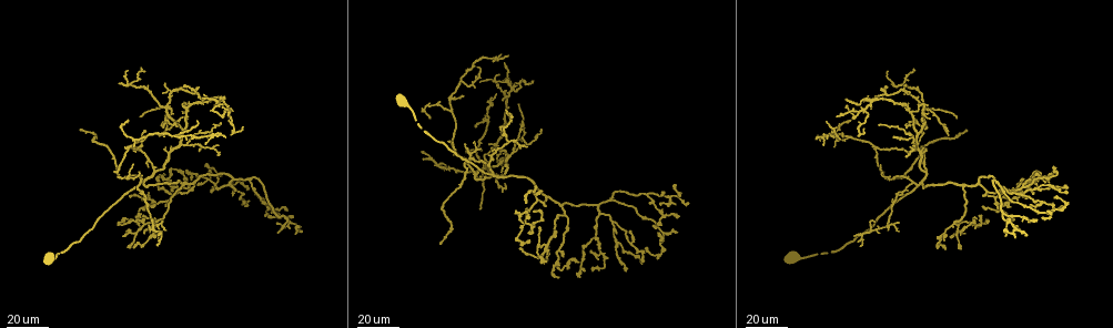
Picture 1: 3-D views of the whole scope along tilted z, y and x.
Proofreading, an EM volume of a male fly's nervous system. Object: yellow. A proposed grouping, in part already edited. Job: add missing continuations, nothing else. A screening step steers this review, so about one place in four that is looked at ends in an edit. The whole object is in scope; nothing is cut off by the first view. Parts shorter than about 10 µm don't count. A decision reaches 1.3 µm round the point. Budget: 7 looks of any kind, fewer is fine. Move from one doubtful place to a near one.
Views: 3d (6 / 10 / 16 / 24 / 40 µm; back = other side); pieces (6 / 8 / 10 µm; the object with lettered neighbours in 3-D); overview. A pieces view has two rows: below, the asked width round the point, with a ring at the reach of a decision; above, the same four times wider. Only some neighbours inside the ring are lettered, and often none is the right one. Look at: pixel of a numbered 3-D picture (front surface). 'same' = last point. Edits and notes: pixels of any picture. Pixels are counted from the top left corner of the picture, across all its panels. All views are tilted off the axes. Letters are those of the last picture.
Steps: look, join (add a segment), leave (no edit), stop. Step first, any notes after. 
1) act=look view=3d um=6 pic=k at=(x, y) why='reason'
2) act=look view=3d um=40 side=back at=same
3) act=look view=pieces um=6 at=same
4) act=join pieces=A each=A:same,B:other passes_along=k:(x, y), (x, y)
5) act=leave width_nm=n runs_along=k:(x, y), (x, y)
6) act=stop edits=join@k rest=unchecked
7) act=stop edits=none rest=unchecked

act=look view=3d um=40 pic=1 at=(140, 116) why='end of a long branch'

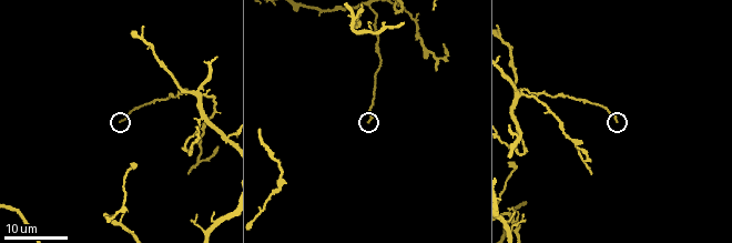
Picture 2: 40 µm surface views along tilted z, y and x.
act=look view=pieces um=10 pic=2 at=(616, 123)

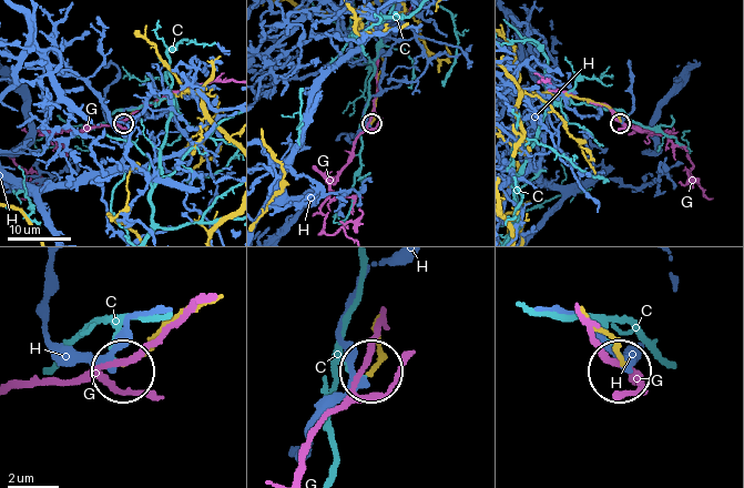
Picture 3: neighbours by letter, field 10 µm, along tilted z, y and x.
act=leave each=C:other,G:other,H:other runs_along=3:(212, 298), (165, 326), (129, 362) found='none of them fits'

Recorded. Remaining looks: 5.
act=look view=3d um=24 pic=2 at=(592, 175) why='tapers out'

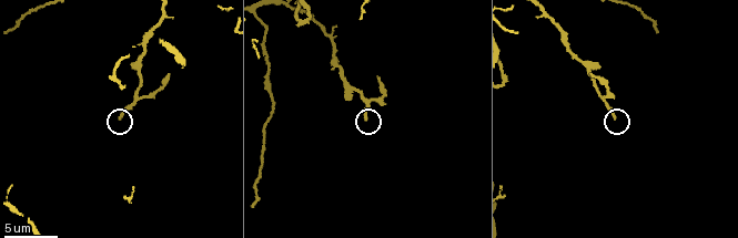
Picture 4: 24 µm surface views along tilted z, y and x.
act=look view=pieces um=8 pic=4 at=(365, 118) why='see the neighbours'

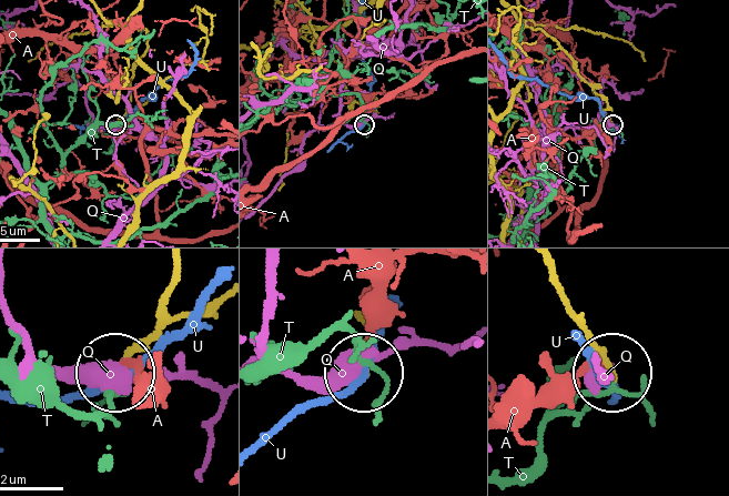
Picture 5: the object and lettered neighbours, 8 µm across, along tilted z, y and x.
act=leave width_nm=160 each=A:other,Q:other,T:other,U:other found='no lettered segment goes on from it'

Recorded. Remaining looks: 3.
act=look view=3d um=40 pic=1 at=(527, 201) why='end of a long branch'

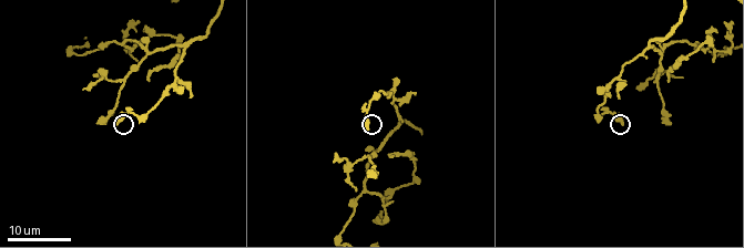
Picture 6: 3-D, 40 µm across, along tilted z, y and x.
act=look view=pieces um=8 pic=6 at=(623, 124) why='see the neighbours'

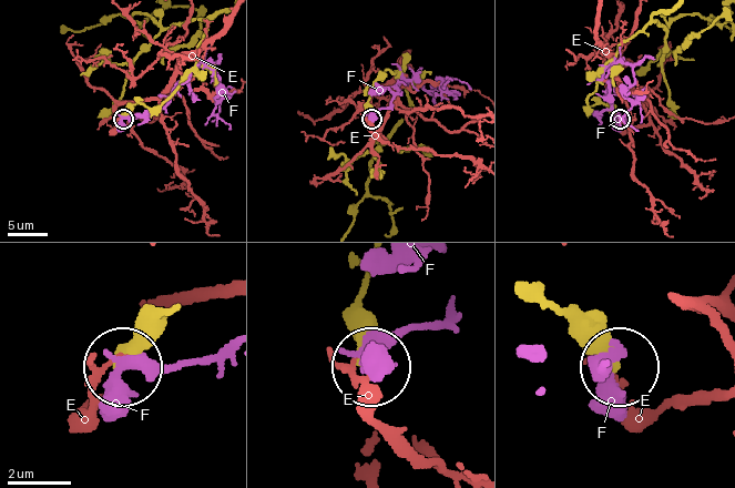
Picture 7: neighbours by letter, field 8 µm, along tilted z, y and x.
act=leave each=E:other,F:other runs_along=7:(557, 311), (583, 318), (618, 364) found='none of them fits'

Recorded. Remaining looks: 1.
act=stop edits=none rest=unchecked

